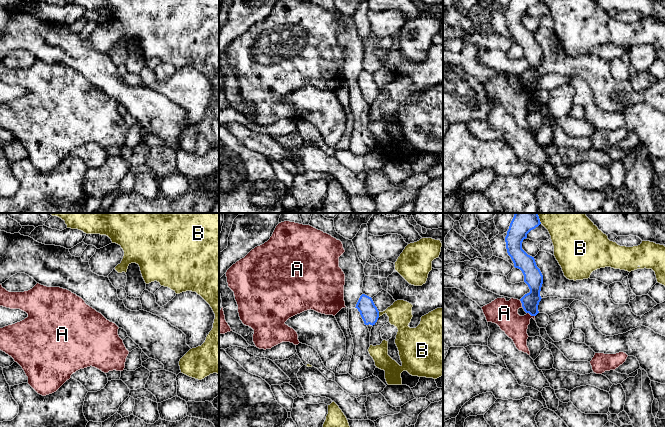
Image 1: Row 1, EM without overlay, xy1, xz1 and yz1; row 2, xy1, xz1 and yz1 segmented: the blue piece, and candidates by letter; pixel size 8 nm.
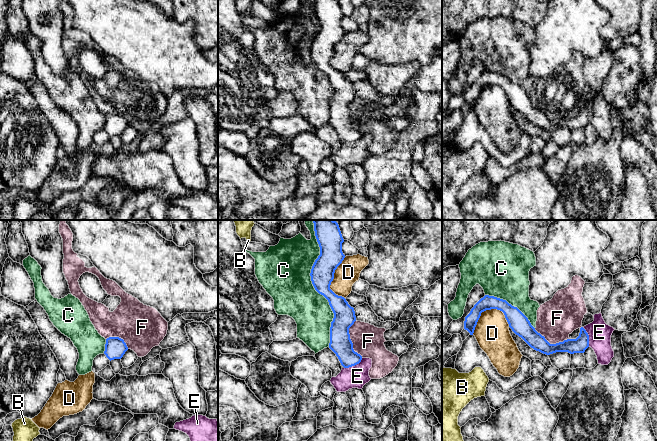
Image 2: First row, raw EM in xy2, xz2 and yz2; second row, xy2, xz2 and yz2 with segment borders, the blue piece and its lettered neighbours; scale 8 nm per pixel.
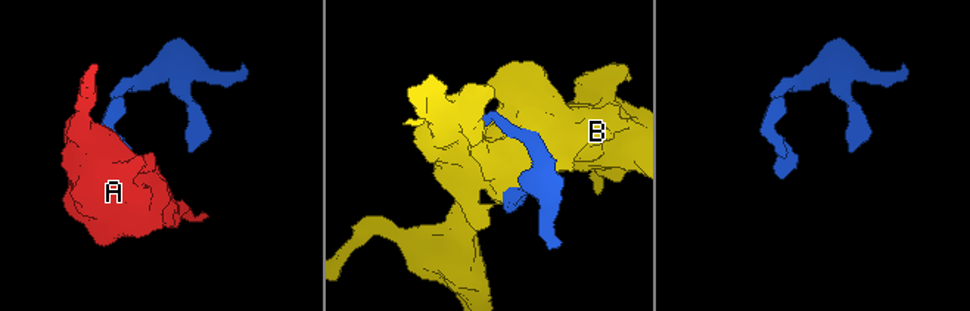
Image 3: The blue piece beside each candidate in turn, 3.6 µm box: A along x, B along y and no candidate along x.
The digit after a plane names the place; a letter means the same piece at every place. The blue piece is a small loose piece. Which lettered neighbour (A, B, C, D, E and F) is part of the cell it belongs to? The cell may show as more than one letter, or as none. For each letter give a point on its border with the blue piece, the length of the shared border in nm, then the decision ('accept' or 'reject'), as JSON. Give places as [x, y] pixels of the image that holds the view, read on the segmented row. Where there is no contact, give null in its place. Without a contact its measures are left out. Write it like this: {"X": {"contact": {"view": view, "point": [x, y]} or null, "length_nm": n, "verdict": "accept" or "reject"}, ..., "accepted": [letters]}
{"A": {"contact": {"view": "yz1", "point": [522, 304]}, "length_nm": 70, "verdict": "reject"}, "B": {"contact": {"view": "xz1", "point": [378, 314]}, "length_nm": 40, "verdict": "reject"}, "C": {"contact": {"view": "xz2", "point": [312, 283]}, "length_nm": 1050, "verdict": "reject"}, "D": {"contact": {"view": "yz2", "point": [487, 309]}, "length_nm": 320, "verdict": "reject"}, "E": {"contact": {"view": "xz2", "point": [353, 365]}, "length_nm": 170, "verdict": "reject"}, "F": {"contact": {"view": "xz2", "point": [350, 339]}, "length_nm": 300, "verdict": "reject"}, "accepted": []}

